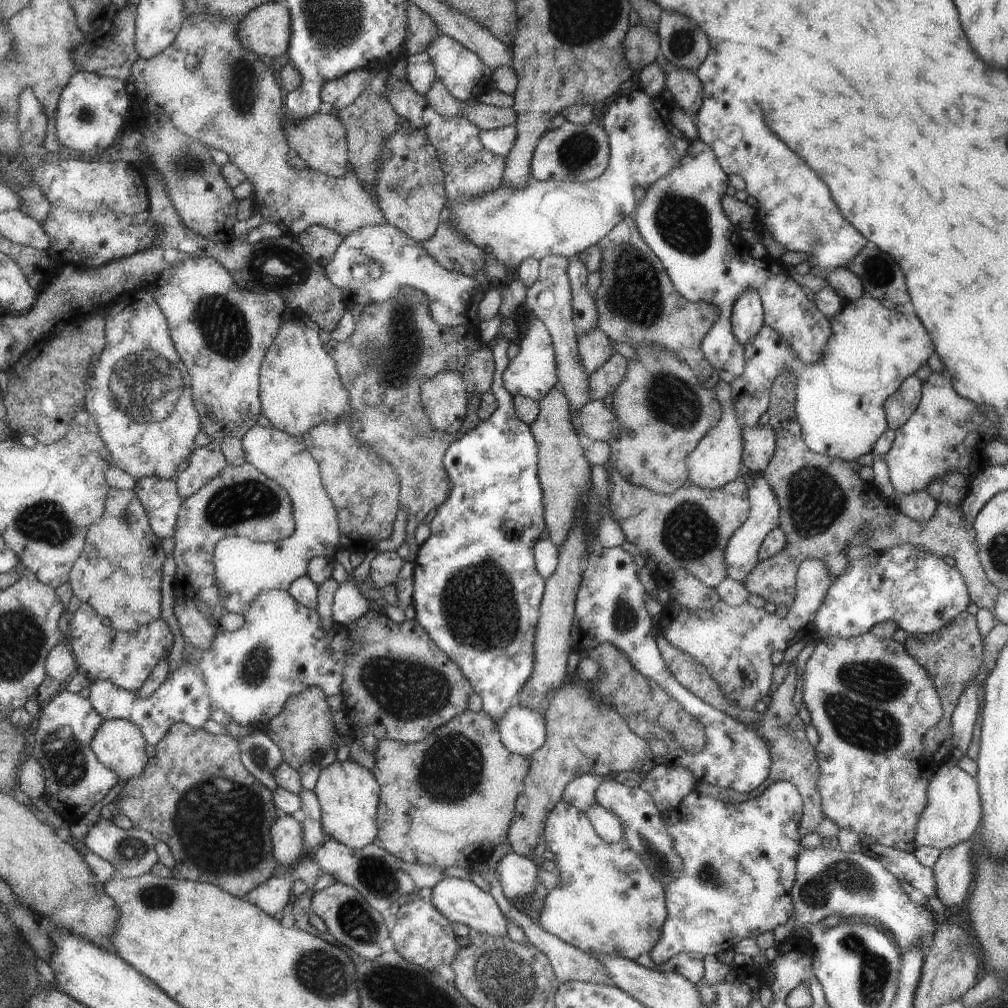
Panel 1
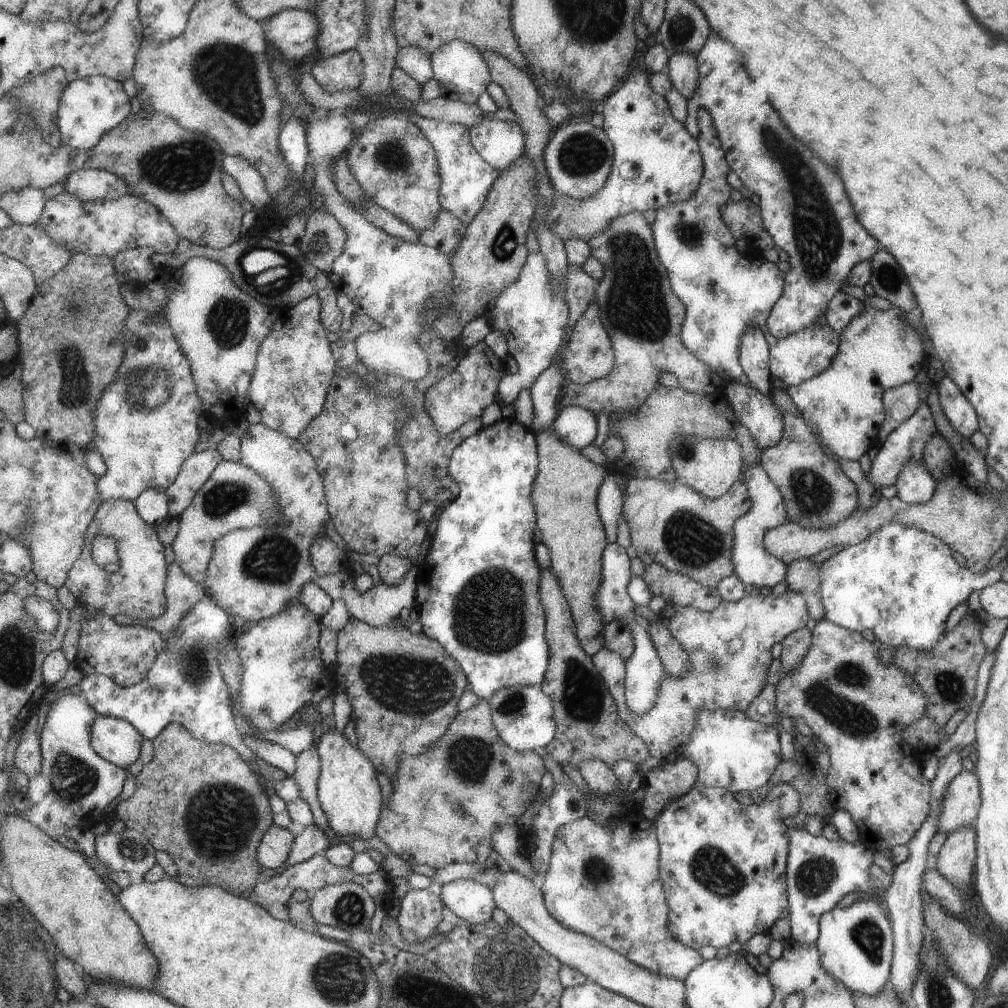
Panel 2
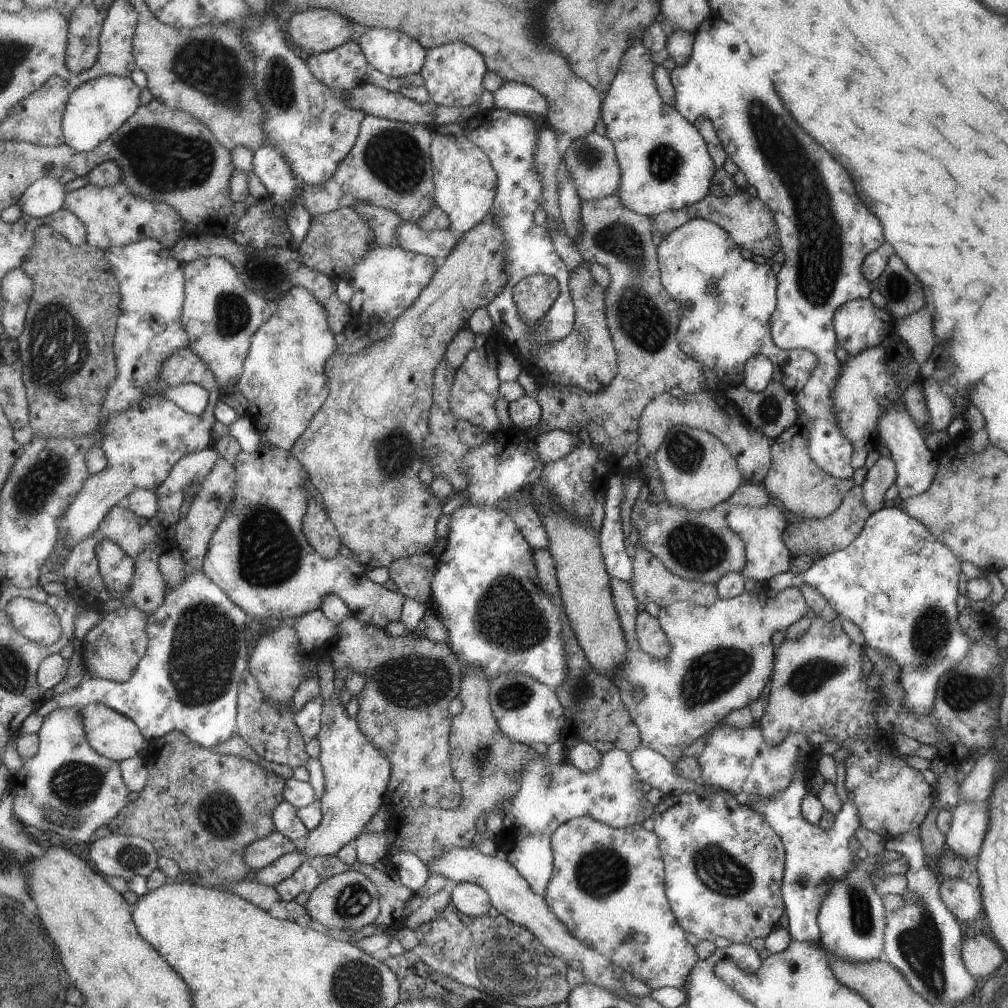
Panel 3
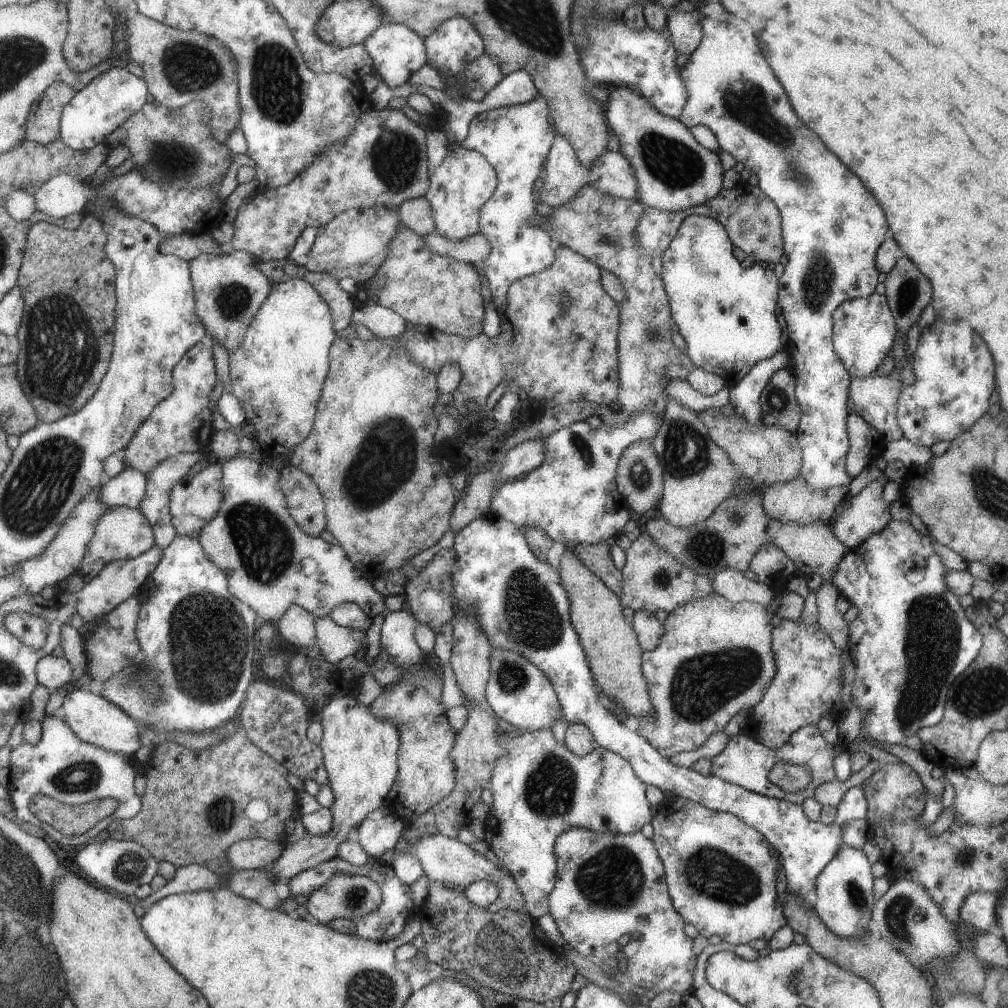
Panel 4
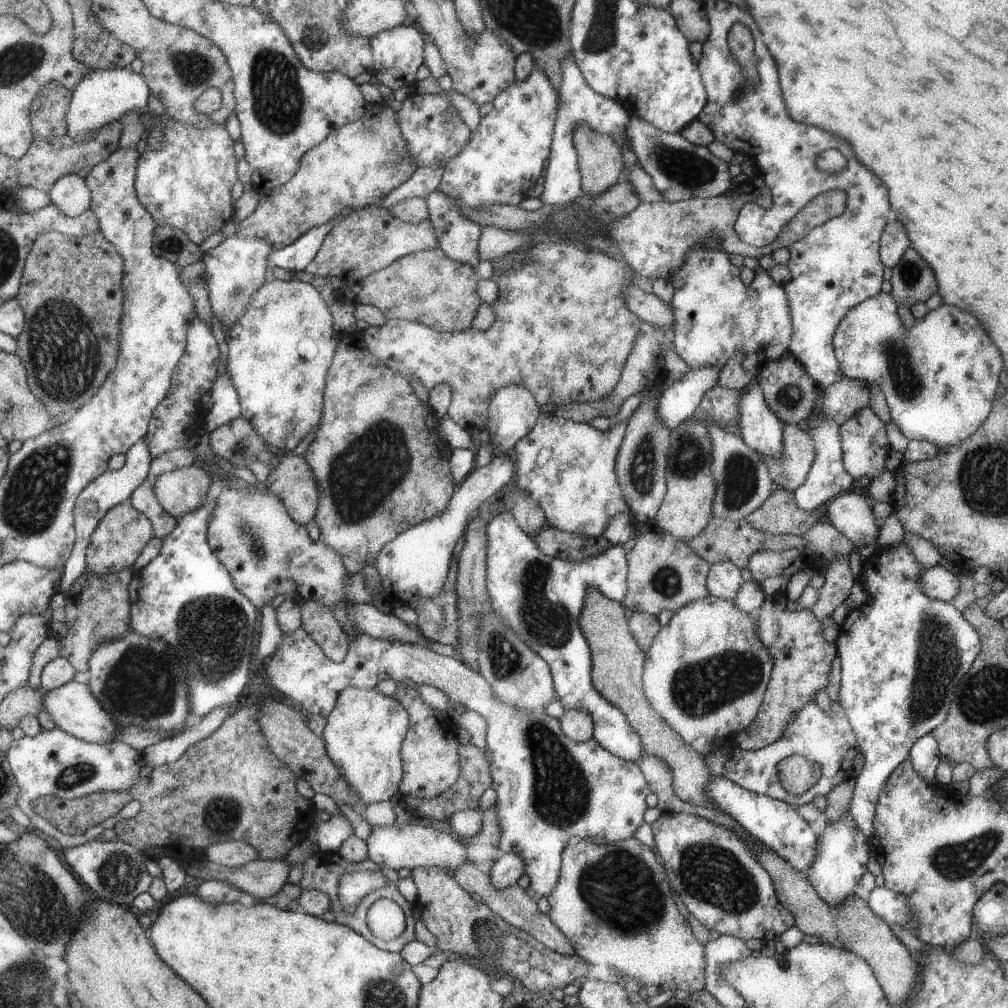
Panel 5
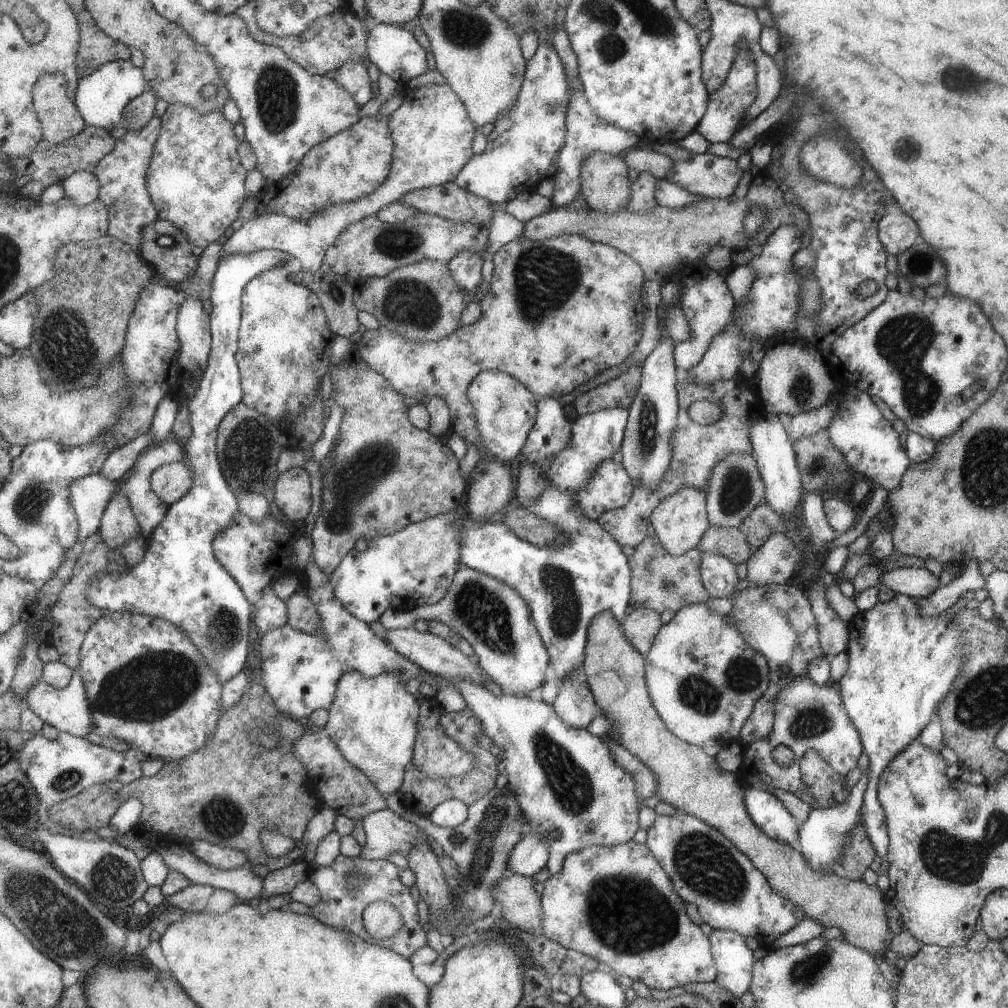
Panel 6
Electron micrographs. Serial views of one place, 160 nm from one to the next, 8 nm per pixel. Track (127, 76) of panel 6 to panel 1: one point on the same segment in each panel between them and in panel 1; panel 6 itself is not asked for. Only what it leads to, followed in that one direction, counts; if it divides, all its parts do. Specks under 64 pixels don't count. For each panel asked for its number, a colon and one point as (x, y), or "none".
1: (93, 109)
2: (91, 106)
3: (98, 108)
4: (105, 104)
5: (105, 95)

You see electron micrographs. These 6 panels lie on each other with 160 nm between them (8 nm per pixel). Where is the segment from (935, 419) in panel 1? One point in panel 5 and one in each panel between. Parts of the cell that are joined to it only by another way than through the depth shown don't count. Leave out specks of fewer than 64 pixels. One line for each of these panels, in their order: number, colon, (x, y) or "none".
2: (907, 442)
3: (882, 473)
4: (866, 513)
5: (851, 514)

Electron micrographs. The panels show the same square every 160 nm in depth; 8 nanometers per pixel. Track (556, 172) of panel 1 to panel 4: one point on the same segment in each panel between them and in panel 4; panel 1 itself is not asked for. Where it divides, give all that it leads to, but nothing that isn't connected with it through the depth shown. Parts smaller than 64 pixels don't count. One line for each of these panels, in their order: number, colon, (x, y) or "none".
2: (577, 158)
3: (591, 162)
4: (611, 174)

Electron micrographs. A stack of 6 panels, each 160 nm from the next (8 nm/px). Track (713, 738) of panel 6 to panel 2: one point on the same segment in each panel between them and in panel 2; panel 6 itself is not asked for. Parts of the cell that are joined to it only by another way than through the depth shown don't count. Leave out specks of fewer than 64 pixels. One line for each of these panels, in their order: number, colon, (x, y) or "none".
2: (728, 647)
3: (721, 655)
4: (714, 659)
5: (706, 671)

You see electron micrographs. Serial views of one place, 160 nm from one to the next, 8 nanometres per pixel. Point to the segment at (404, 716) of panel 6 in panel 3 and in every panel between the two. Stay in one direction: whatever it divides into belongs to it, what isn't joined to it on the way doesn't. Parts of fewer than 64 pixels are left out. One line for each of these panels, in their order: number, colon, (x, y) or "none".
3: (355, 774)
4: (360, 753)
5: (363, 734)

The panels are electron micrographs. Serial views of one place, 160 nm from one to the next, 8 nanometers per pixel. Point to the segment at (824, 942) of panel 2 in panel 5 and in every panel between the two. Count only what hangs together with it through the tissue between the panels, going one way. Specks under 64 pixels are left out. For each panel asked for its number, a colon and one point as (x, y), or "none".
3: (851, 919)
4: (844, 898)
5: (843, 850)

